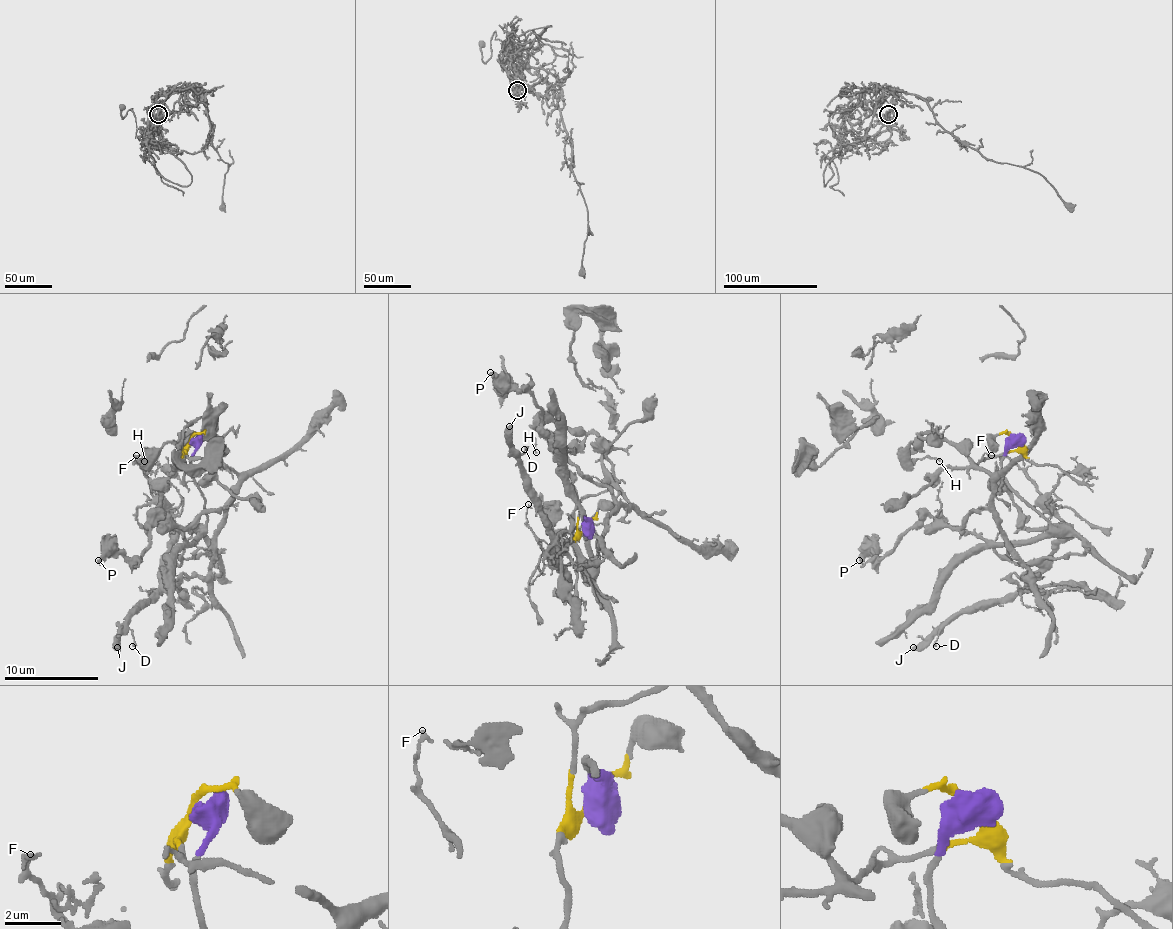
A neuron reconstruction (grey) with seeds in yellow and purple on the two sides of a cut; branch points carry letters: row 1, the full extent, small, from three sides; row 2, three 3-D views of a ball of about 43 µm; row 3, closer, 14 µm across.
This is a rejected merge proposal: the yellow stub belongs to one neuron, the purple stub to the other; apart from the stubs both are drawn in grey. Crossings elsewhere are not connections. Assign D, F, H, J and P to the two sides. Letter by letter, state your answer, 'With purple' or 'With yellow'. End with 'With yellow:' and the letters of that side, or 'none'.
D: With purple
F: With purple
H: With yellow
J: With purple
P: With yellow
With yellow: H, P

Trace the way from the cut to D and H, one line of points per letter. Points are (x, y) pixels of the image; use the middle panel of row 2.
D: (582, 529), (584, 515), (596, 562), (577, 508), (572, 534), (553, 548), (525, 449)
H: (582, 529), (579, 503), (608, 489), (612, 475), (601, 461), (601, 440), (539, 421), (532, 433), (537, 452)

